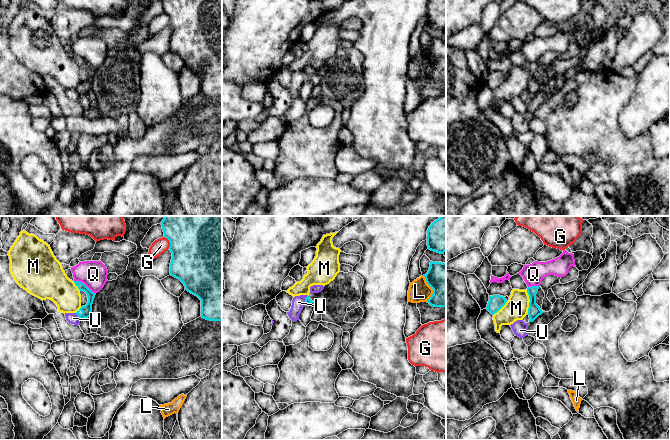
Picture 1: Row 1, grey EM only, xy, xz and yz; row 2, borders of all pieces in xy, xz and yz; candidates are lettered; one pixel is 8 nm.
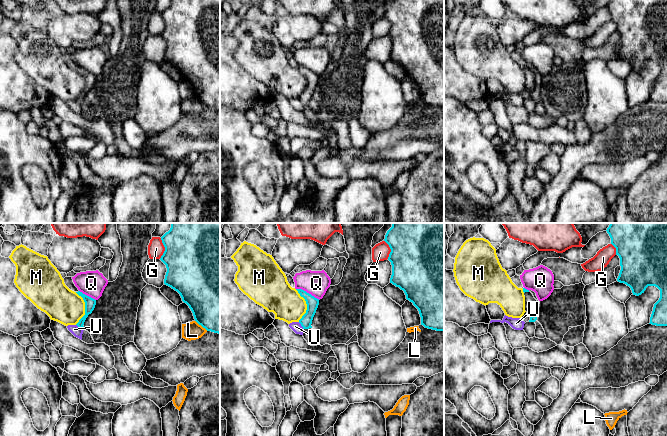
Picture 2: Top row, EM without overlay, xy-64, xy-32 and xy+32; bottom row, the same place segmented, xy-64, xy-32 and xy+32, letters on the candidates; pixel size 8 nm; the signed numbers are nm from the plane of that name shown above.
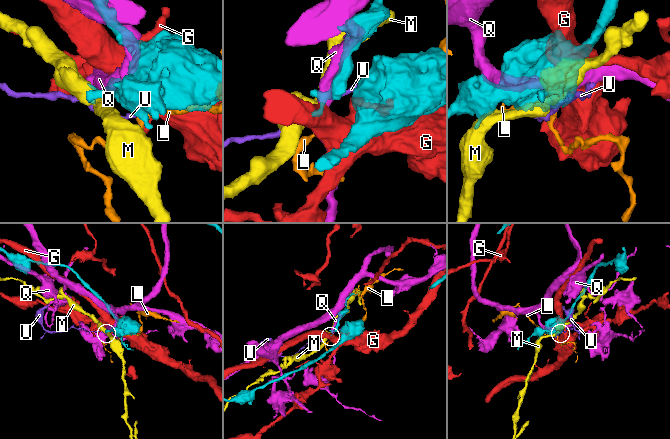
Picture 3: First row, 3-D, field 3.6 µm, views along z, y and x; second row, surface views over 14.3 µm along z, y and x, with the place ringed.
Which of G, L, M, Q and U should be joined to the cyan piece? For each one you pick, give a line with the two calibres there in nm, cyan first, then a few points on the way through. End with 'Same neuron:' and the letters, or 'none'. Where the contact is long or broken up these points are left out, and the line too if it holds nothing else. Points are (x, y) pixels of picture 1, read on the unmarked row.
Same neuron: none

